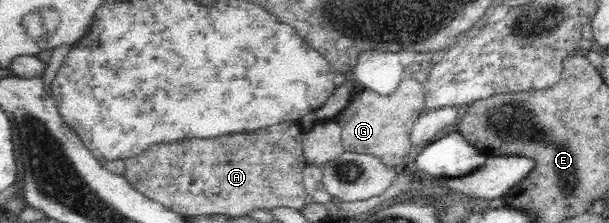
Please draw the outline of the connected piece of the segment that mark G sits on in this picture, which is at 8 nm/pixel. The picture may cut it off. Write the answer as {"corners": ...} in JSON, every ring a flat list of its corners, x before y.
{"corners":[[405,76,396,86,396,90,389,95,381,95,369,88,361,89,361,84,353,79,352,89,350,92,350,100,346,110,342,111,340,116,334,118,341,127,342,148,356,154,367,154,375,156,380,163,384,164,387,169,398,168,405,163,406,152,408,152,408,141,411,129,415,124,415,120,419,117,420,108,424,104,424,91,422,84,418,81]]}

